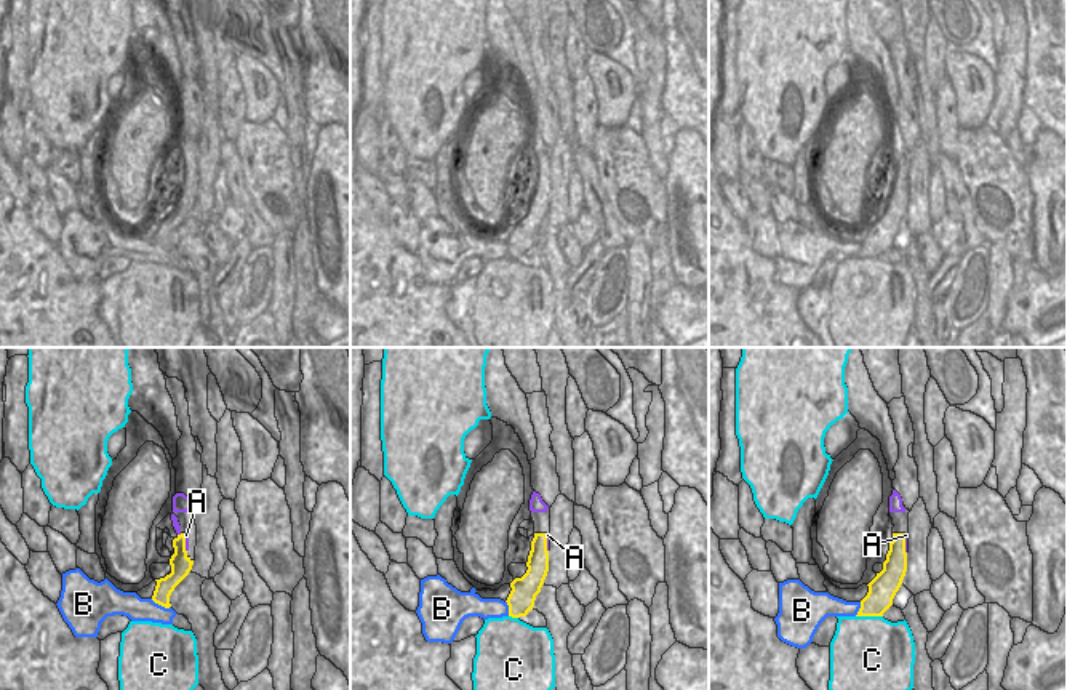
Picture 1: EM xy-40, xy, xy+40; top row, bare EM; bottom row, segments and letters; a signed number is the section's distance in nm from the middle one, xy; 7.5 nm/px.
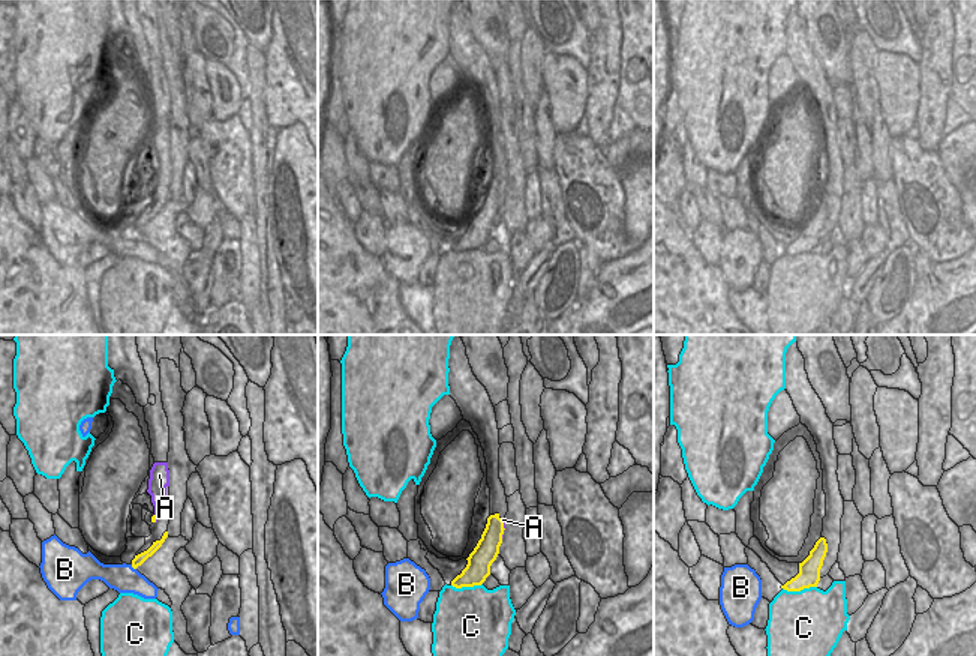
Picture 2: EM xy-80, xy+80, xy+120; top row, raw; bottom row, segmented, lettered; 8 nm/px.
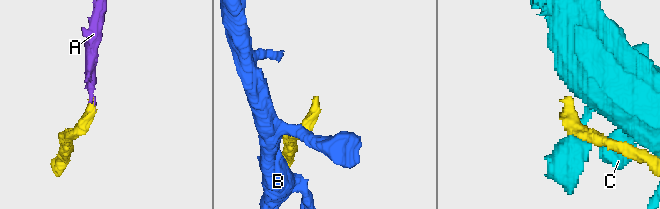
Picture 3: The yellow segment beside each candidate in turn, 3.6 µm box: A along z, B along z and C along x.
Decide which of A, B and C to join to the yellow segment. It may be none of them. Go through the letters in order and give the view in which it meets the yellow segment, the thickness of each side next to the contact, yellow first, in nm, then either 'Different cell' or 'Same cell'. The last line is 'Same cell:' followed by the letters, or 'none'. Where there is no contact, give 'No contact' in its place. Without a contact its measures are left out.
A: Touches yellow in xy+40. Thickness 180 nm (yellow) against 20 nm. Same cell
B: Touches yellow in xy-40. Thickness 140 nm (yellow) against 190 nm. Different cell
C: Touches yellow in xy+40. Thickness 220 nm (yellow) against 480 nm. Different cell
Same cell: A

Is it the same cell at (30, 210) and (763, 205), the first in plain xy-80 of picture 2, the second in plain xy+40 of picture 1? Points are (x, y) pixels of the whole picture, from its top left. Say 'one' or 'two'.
two

